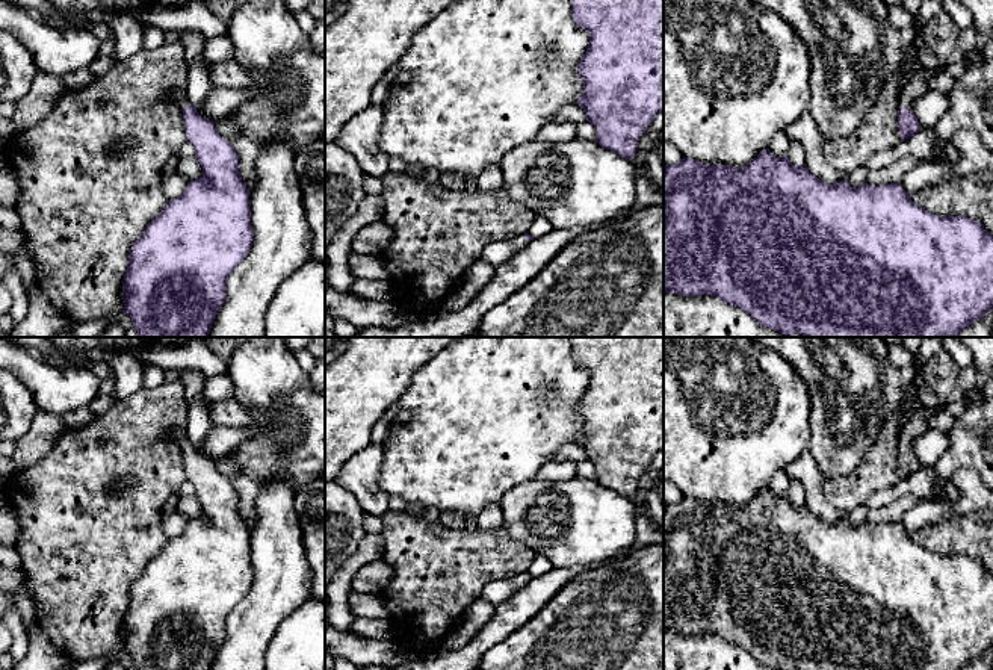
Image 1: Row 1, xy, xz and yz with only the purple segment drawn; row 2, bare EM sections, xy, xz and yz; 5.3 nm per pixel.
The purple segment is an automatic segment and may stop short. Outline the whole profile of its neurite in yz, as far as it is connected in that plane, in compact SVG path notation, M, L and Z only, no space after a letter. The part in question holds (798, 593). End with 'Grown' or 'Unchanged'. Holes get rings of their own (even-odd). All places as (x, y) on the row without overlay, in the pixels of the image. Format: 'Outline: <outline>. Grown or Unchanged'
Outline: M769 487L744 507L703 504L683 496L664 507L664 629L698 635L712 634L751 653L775 670L961 670L993 649L993 575L967 555L937 555L911 540L899 522L851 526L848 519L828 523L812 514L806 504L793 505L787 495L775 496Z. Unchanged

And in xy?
Outline: M186 428L171 439L183 451L187 481L195 487L203 514L147 564L131 584L122 631L125 653L136 670L210 670L227 637L227 617L252 584L249 528L239 511L239 495L190 443Z. Grown

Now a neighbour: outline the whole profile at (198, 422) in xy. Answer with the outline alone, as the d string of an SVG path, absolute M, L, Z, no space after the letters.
M198 398L187 402L187 407L189 410L187 410L186 431L189 440L203 457L210 458L203 446L203 442L212 428L209 411Z

